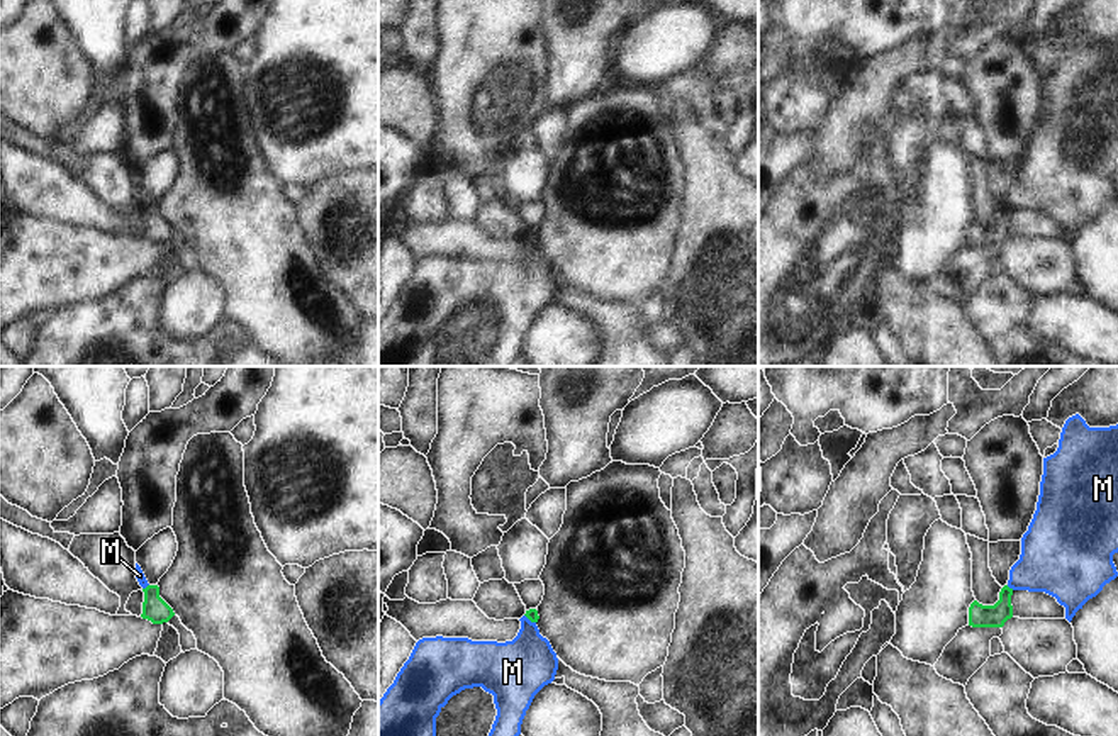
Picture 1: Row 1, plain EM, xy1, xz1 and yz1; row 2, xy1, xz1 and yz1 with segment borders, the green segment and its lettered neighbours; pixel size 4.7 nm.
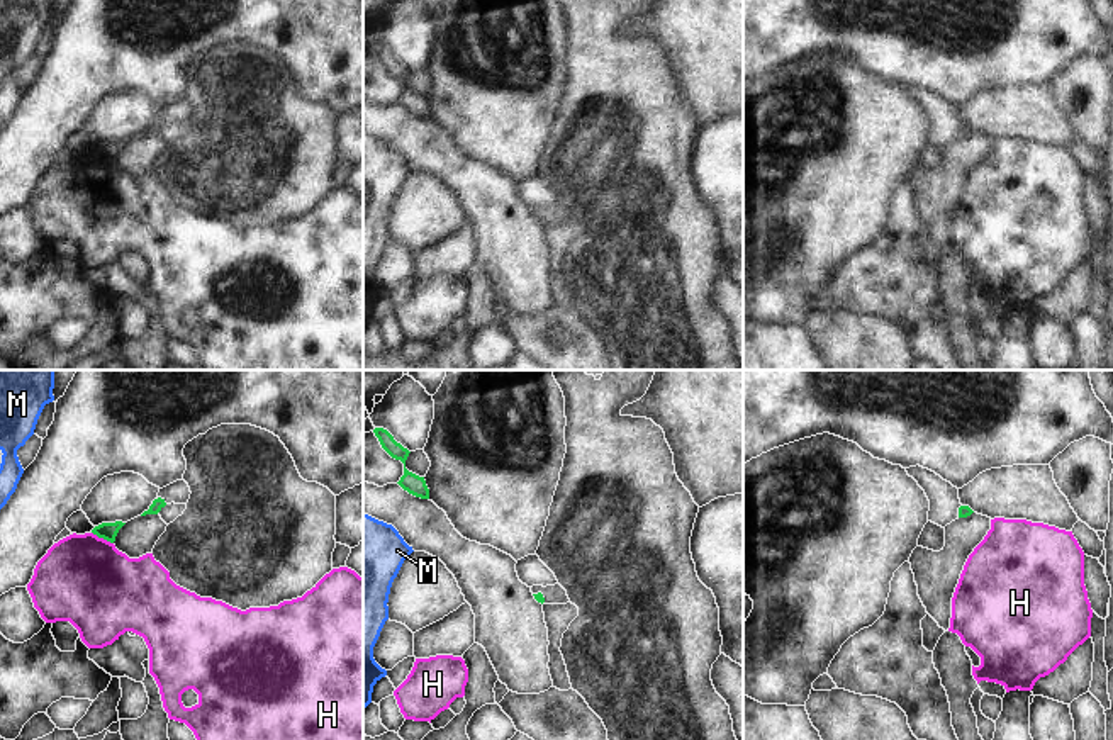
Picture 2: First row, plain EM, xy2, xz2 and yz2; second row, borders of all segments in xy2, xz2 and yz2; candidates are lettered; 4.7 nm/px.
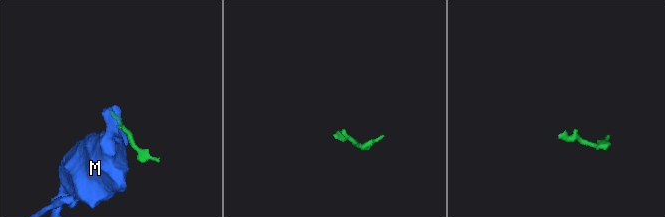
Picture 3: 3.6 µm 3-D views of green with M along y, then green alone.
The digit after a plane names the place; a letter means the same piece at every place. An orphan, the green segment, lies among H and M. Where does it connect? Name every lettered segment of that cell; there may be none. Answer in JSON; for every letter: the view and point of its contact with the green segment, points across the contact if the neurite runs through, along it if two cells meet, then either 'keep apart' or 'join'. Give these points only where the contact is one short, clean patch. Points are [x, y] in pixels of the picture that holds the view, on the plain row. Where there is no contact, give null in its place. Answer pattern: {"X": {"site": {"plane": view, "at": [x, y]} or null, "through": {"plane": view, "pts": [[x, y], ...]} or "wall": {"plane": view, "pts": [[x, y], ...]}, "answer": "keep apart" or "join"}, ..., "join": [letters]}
{"H": {"site": {"plane": "xy2", "at": [102, 156]}, "wall": {"plane": "xy2", "pts": [[92, 151], [112, 163]]}, "answer": "keep apart"}, "M": {"site": {"plane": "xy1", "at": [146, 207]}, "wall": {"plane": "xy1", "pts": [[148, 204], [143, 209]]}, "answer": "keep apart"}, "join": []}

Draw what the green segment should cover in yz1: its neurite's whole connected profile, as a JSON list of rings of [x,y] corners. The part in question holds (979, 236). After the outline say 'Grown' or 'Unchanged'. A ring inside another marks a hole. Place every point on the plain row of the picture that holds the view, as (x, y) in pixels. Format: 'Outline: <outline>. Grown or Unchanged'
Outline: [[[1004,205],[999,220],[994,226],[982,226],[974,220],[969,227],[969,246],[972,248],[1003,248],[1013,237],[1013,209]]]. Unchanged.

